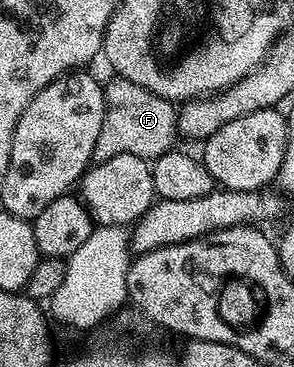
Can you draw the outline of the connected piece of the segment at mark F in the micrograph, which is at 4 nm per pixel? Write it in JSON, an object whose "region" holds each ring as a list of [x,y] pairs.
{"region":[[[118,77],[106,80],[103,96],[105,121],[101,125],[101,133],[97,133],[97,145],[91,154],[96,164],[109,161],[118,154],[132,154],[154,161],[176,146],[177,107],[170,99],[157,97],[157,93],[149,93],[149,89]]]}

